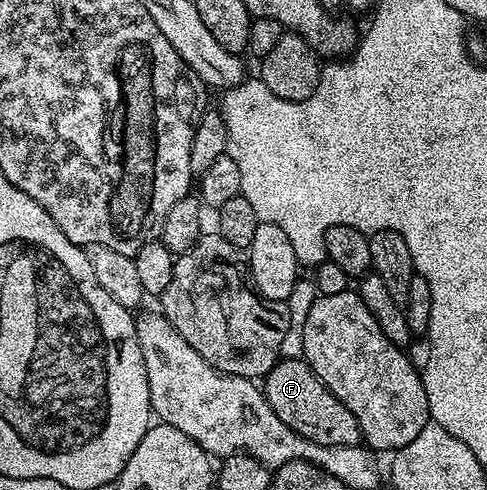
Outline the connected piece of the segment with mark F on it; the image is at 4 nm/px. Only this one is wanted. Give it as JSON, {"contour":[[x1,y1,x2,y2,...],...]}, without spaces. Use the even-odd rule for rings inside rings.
{"contour":[[302,357,284,358,276,362,271,371,265,375,261,389,269,400,269,408,277,412,284,424,289,424,293,432,297,432,305,440,313,440,317,444,353,444,360,445,363,433,359,427,357,416,341,404,329,392,323,381,311,371]]}

